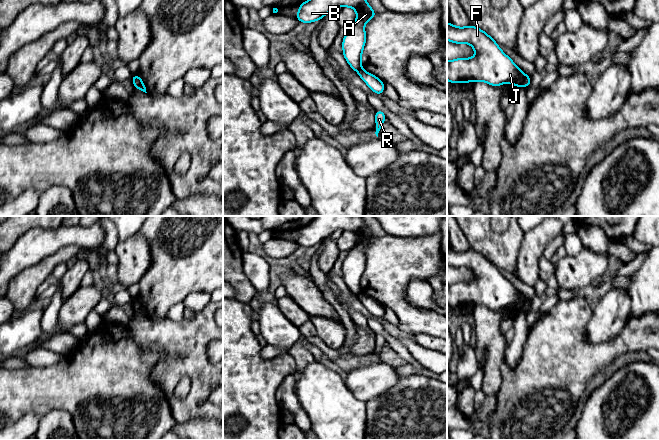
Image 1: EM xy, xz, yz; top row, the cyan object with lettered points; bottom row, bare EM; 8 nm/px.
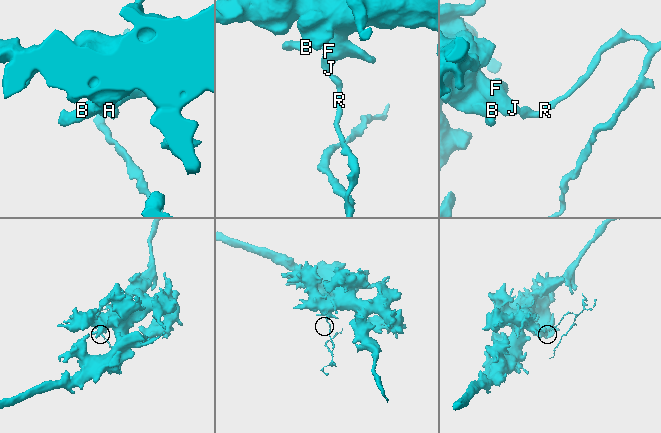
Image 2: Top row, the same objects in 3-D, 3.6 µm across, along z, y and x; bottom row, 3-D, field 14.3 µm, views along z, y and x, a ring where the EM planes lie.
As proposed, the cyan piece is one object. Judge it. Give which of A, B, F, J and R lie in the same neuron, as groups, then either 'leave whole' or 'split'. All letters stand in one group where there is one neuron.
groups A B F J / R; split

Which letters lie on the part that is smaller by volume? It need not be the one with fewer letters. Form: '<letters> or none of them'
R

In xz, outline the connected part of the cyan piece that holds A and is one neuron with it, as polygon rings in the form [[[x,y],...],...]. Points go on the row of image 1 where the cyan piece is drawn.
[[[308,0],[299,5],[296,19],[303,23],[321,20],[336,6],[351,7],[357,13],[356,21],[349,26],[343,38],[342,54],[350,67],[358,71],[361,69],[361,57],[366,43],[364,25],[377,15],[366,0]]]

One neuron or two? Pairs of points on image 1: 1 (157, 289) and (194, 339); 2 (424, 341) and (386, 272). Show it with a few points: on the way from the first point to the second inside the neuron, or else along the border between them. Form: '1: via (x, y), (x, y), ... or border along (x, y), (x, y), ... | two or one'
1: border along (147, 316), (153, 320), (166, 319) | two
2: border along (415, 336), (428, 334), (436, 337) | two

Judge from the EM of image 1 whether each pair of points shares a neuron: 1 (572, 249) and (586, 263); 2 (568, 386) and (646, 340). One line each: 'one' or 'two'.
1: two
2: one

